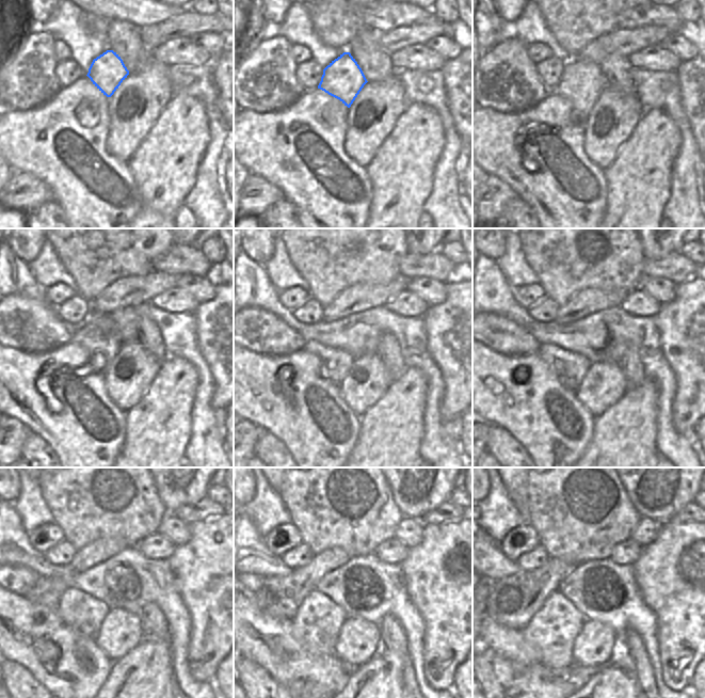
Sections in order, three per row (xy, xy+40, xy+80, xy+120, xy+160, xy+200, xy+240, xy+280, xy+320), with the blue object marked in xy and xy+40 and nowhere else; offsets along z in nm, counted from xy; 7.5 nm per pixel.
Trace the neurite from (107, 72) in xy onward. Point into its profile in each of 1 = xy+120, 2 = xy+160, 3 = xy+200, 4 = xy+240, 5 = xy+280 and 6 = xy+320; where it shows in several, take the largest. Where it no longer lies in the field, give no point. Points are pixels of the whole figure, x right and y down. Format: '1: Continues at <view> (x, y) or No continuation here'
1: Continues at xy+120 (98, 333)
2: Continues at xy+160 (335, 364)
3: Continues at xy+200 (571, 368)
4: Continues at xy+240 (81, 612)
5: Continues at xy+280 (317, 624)
6: Continues at xy+320 (553, 631).

